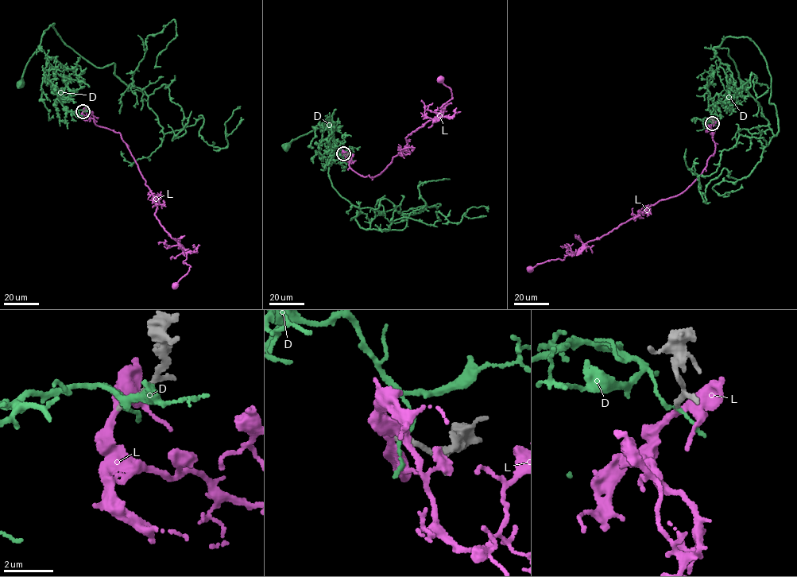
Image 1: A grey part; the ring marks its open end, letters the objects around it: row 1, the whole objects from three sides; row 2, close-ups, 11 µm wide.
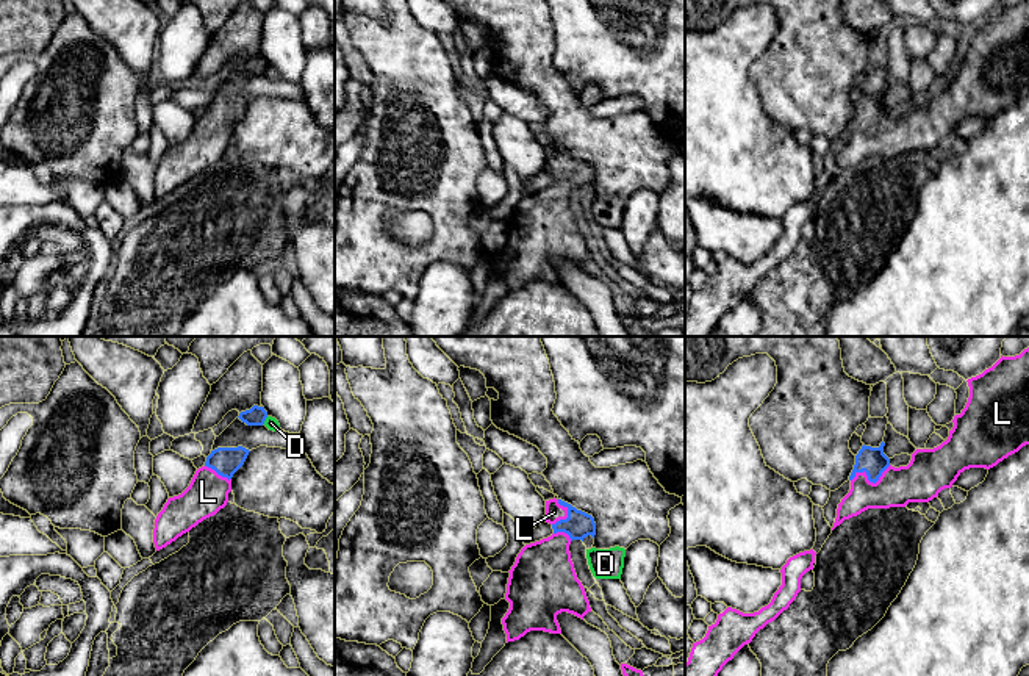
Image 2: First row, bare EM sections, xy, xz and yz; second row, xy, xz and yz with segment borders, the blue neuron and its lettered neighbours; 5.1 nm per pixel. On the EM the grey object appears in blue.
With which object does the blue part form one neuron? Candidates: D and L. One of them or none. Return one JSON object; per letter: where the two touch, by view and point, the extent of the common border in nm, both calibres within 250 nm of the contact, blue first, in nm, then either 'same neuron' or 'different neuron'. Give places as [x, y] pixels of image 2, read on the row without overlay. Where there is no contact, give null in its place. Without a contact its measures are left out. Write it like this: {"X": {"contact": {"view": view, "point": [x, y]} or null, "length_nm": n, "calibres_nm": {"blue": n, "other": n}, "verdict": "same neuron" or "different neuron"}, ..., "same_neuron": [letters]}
{"D": {"contact": {"view": "xy", "point": [265, 69]}, "length_nm": 50, "calibres_nm": {"blue": 100, "other": 70}, "verdict": "different neuron"}, "L": {"contact": {"view": "yz", "point": [868, 129]}, "length_nm": 220, "calibres_nm": {"blue": 140, "other": 200}, "verdict": "same neuron"}, "same_neuron": ["L"]}

